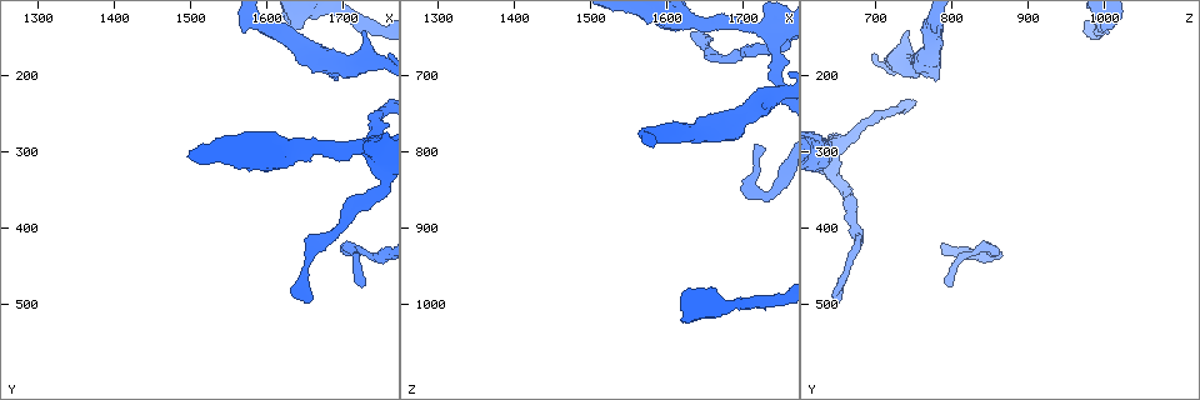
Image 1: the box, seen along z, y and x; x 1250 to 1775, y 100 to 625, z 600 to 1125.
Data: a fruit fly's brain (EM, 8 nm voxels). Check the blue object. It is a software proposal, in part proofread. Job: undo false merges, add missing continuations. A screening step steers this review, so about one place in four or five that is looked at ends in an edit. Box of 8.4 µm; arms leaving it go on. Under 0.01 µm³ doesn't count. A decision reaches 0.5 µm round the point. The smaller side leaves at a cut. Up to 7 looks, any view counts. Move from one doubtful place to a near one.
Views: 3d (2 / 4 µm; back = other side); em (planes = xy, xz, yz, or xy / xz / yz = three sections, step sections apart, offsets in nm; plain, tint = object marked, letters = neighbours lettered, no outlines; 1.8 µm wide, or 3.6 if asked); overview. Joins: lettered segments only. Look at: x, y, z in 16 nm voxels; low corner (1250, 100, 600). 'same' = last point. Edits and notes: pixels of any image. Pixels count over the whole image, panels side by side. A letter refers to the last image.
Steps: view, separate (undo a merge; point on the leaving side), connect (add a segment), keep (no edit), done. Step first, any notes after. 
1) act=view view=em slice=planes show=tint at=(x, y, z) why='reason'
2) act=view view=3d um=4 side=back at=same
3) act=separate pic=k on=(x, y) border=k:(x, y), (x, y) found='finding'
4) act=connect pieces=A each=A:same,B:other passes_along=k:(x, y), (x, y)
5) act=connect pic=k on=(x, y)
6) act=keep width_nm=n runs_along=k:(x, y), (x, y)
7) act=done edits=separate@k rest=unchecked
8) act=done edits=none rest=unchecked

act=view view=3d um=4 at=(1725, 480, 800) why='free end'

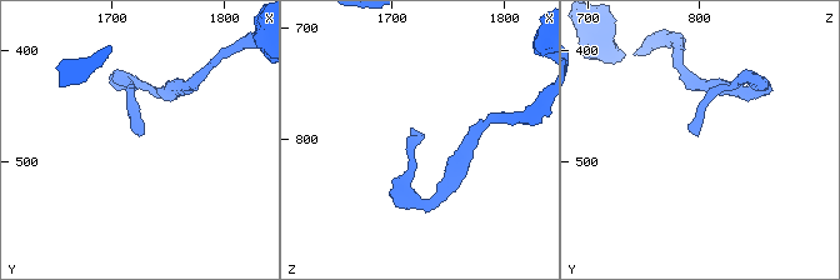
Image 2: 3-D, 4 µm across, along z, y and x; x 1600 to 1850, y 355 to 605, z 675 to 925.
act=view view=em slice=planes show=tint at=(1726, 474, 800) why='shape alone is not enough'

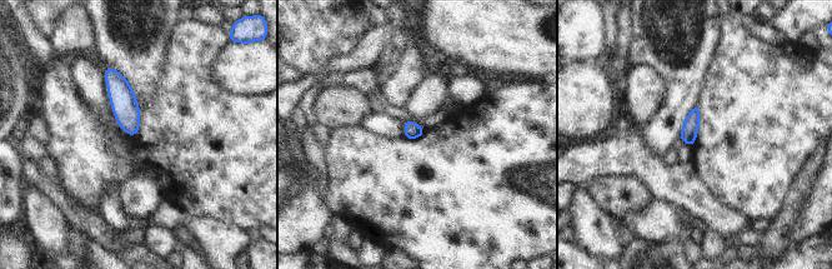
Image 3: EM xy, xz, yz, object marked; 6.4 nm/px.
act=view view=em slice=planes show=letters at=same

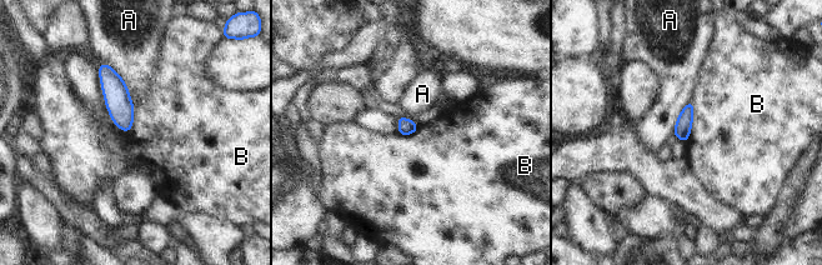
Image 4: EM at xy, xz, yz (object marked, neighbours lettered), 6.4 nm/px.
act=keep width_nm=110 each=A:other,B:other border=4:(105, 104), (110, 119), (129, 131) found='none of them fits'

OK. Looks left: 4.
act=view view=3d um=2 at=(1650, 500, 650)

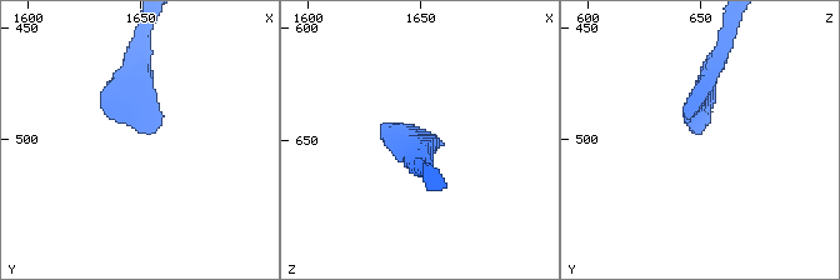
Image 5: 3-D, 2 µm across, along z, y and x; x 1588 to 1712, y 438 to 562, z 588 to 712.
act=view view=em slice=yz step=4 show=letters at=(1653, 497, 647)

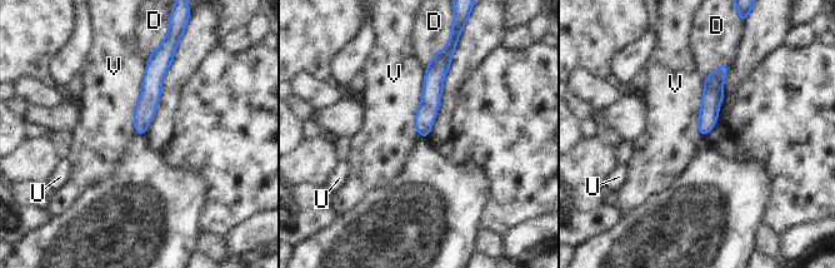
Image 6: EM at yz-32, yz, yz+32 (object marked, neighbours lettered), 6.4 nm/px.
act=keep each=D:other,U:other,V:other border=6:(148, 59), (134, 109), (134, 132) found='no lettered segment goes on from it'

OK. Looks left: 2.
act=view view=em slice=yz step=4 show=letters at=(1740, 295, 635) why='calibre changes'

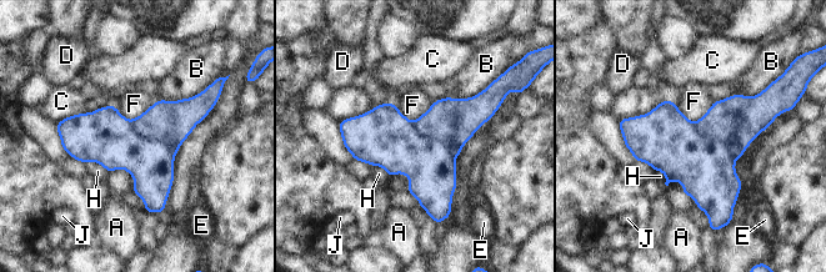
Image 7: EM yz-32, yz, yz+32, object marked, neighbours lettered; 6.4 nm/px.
act=keep each=A:other,B:other,C:other,D:other,E:other,F:other,H:other,J:other border=7:(159, 99), (131, 120), (113, 105) found='all the same neuron'

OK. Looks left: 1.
act=done edits=none rest=unchecked

